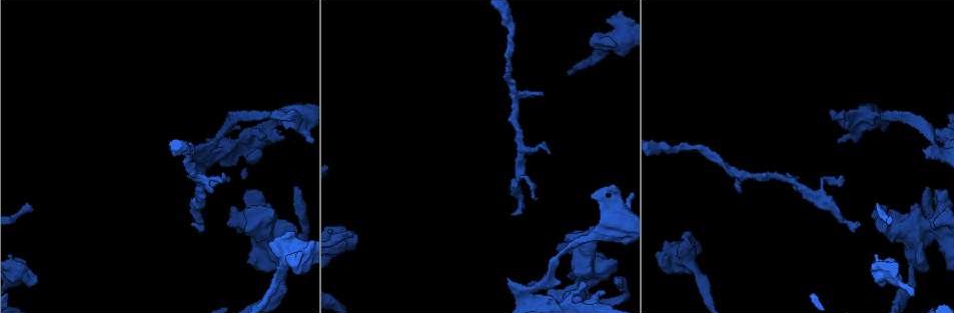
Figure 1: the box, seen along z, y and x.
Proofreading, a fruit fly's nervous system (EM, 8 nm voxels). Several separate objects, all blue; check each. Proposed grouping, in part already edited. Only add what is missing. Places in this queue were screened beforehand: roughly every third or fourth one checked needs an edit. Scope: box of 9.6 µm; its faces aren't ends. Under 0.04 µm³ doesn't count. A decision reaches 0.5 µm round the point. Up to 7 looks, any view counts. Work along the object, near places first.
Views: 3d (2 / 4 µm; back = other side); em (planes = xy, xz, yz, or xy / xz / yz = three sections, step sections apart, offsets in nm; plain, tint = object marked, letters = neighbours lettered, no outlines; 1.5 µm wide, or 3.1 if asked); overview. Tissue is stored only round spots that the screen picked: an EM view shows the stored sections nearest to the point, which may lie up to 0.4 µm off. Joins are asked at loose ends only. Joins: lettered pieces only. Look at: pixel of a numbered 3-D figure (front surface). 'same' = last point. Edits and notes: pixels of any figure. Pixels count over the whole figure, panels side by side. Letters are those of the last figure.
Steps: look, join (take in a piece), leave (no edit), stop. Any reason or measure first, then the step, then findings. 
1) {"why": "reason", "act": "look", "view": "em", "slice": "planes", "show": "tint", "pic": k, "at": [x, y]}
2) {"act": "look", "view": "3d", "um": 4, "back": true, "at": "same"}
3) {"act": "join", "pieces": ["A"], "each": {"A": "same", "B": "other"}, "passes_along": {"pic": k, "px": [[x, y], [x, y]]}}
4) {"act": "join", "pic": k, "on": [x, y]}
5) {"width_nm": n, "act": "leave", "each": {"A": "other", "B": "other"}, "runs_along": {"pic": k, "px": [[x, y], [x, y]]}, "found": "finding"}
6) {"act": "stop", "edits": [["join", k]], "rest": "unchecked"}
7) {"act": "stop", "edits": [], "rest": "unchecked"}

{"why": "thick end", "act": "look", "view": "em", "slice": "planes", "show": "tint", "pic": 1, "at": [296, 228]}

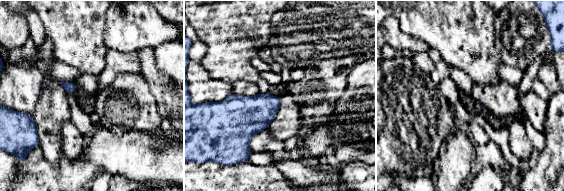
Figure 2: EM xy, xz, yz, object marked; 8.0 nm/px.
{"why": "see the neighbours", "act": "look", "view": "em", "slice": "planes", "show": "letters", "at": "same"}

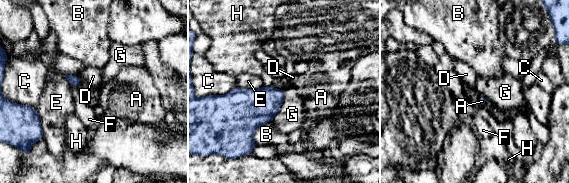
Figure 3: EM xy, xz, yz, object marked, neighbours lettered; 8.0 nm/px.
{"act": "leave", "each": {"A": "other", "B": "other", "C": "other", "D": "other", "E": "other", "F": "other", "G": "other", "H": "other"}, "border": {"pic": 3, "px": [[284, 90], [283, 102], [271, 120]]}, "found": "none of them fits"}

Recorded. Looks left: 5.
{"why": "free end", "act": "look", "view": "3d", "um": 2, "pic": 1, "at": [229, 223]}

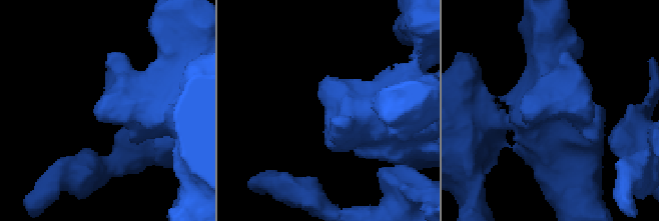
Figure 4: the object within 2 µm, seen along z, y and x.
{"act": "look", "view": "em", "slice": "yz", "step": 4, "show": "letters", "pic": 4, "at": [99, 111]}

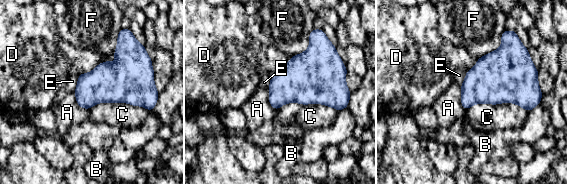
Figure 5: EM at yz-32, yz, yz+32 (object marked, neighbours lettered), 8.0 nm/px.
{"act": "leave", "each": {"A": "other", "B": "other", "C": "other", "D": "other", "E": "other", "F": "other"}, "found": "none of them fits"}

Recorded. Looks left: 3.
{"why": "free end", "act": "look", "view": "3d", "um": 2, "pic": 1, "at": [533, 96]}

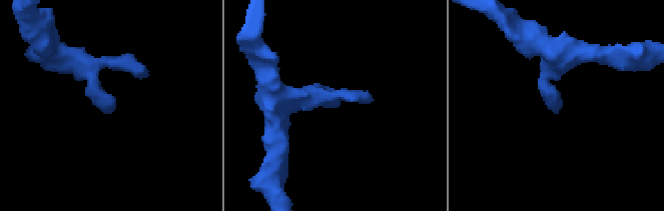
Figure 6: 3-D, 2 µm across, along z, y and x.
{"why": "need the tissue", "act": "look", "view": "em", "slice": "planes", "show": "letters", "pic": 6, "at": [110, 107]}

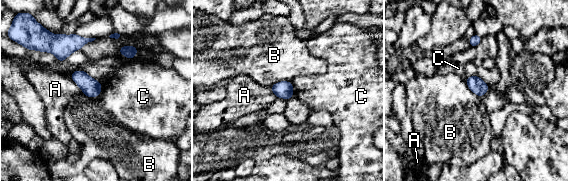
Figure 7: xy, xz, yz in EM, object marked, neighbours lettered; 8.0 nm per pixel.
{"act": "leave", "each": {"A": "other", "B": "other", "C": "other"}, "found": "none of them fits"}

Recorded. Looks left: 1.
{"act": "stop", "edits": [], "rest": "unchecked"}

